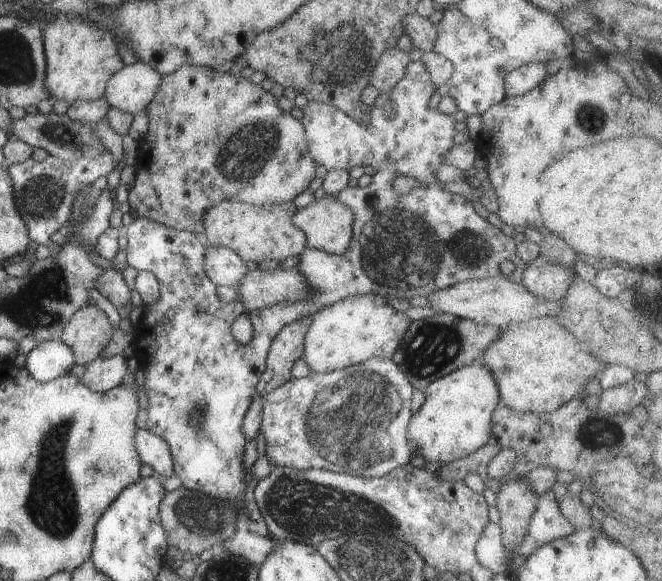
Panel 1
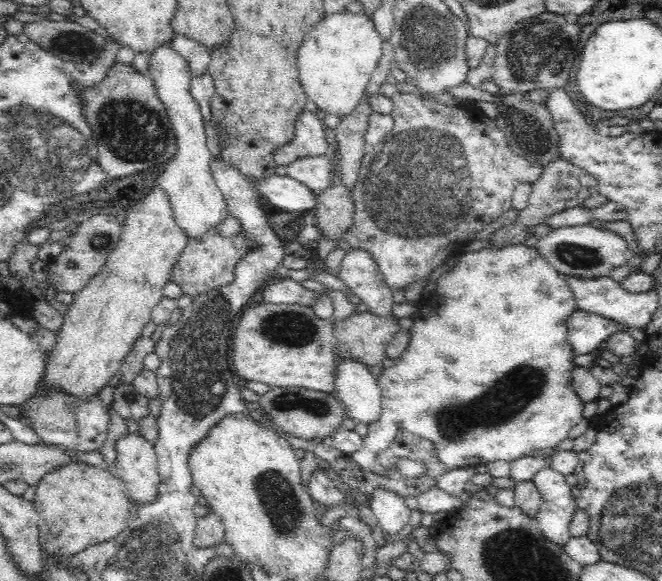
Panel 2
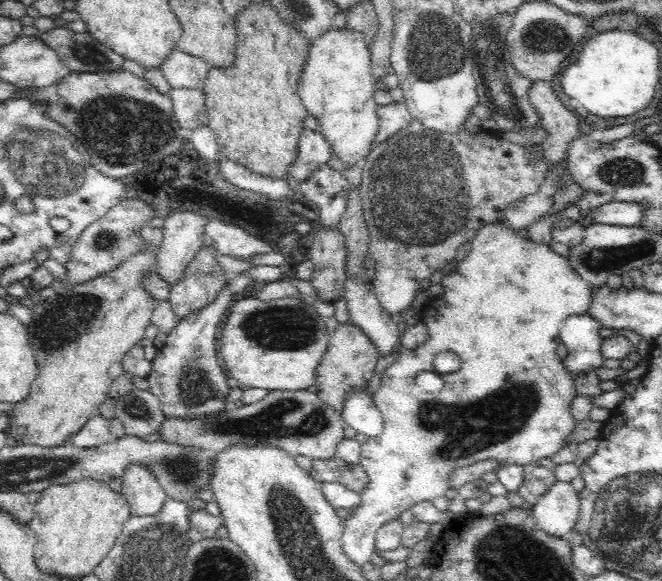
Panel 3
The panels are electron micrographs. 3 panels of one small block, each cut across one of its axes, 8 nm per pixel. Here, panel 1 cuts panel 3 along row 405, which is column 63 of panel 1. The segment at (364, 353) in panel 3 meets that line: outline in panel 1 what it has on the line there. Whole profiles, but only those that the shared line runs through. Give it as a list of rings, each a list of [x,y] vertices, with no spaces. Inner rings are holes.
[[[89,304],[72,316],[58,340],[72,349],[76,364],[87,365],[110,344],[117,328],[102,309]]]

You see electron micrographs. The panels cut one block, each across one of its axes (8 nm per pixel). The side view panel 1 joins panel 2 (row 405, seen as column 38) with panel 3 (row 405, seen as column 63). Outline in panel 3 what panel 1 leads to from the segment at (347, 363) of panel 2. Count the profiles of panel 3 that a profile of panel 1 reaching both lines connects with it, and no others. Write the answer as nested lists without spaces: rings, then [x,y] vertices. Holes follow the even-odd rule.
[[[350,389],[343,402],[343,421],[357,434],[370,437],[383,431],[383,419],[366,389]]]

